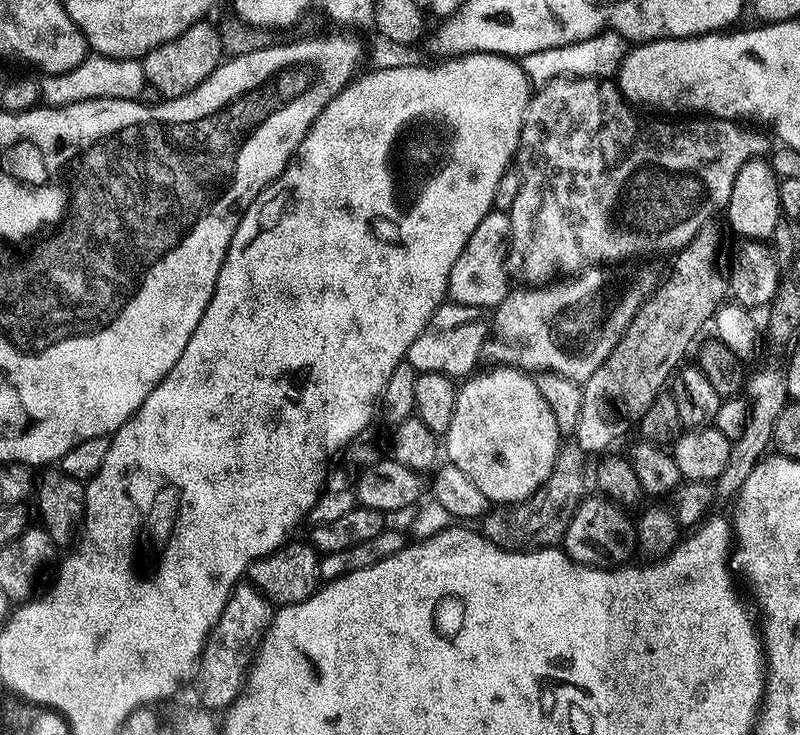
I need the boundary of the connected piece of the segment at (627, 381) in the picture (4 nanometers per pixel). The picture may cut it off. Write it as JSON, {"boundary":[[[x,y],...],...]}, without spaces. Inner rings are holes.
{"boundary":[[[705,226],[698,230],[698,234],[694,234],[694,238],[688,243],[685,248],[679,249],[679,252],[675,255],[676,258],[676,273],[673,274],[671,280],[670,277],[665,279],[657,291],[653,294],[652,299],[646,301],[637,312],[637,316],[630,322],[629,329],[626,330],[624,337],[614,347],[613,353],[607,358],[604,365],[600,366],[594,374],[590,375],[590,378],[582,384],[584,393],[582,394],[582,410],[578,413],[578,422],[576,423],[576,431],[574,433],[575,447],[581,448],[584,452],[589,454],[604,454],[609,451],[608,448],[615,442],[619,436],[624,436],[628,431],[633,431],[634,426],[639,425],[642,414],[646,414],[646,410],[650,410],[650,402],[654,402],[654,398],[659,396],[661,392],[665,391],[666,385],[671,381],[677,368],[681,367],[685,363],[684,355],[689,352],[693,347],[692,339],[699,334],[706,325],[713,319],[713,316],[720,308],[721,304],[725,303],[726,297],[729,295],[728,291],[728,277],[722,271],[722,264],[720,268],[720,236],[712,229],[712,226]]]}

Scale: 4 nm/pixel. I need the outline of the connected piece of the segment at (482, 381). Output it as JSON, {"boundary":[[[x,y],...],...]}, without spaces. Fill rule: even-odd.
{"boundary":[[[492,366],[489,372],[477,371],[459,385],[454,402],[454,418],[442,440],[447,463],[458,466],[493,504],[516,504],[533,496],[548,480],[562,447],[562,433],[529,373],[511,366]]]}

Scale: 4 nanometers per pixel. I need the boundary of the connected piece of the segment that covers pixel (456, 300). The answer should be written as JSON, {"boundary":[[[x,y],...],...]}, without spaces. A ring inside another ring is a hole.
{"boundary":[[[488,212],[474,234],[470,234],[470,242],[466,242],[462,254],[458,254],[458,262],[454,262],[454,270],[450,270],[448,279],[448,296],[453,304],[465,304],[471,308],[494,310],[506,298],[510,291],[508,276],[508,245],[512,243],[512,218],[507,212]]]}

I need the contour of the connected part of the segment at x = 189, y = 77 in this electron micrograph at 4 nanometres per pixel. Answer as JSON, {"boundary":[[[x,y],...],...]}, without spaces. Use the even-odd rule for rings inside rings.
{"boundary":[[[201,22],[182,30],[178,38],[150,50],[142,58],[144,79],[154,86],[165,98],[173,100],[192,92],[225,59],[224,43],[220,41],[220,28],[217,25]]]}

